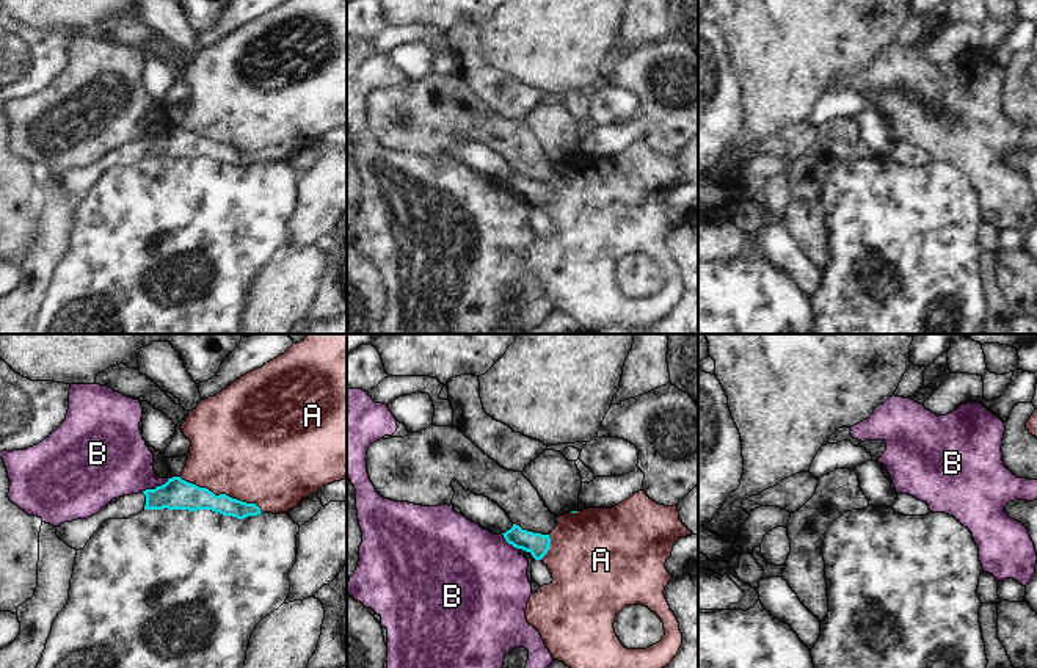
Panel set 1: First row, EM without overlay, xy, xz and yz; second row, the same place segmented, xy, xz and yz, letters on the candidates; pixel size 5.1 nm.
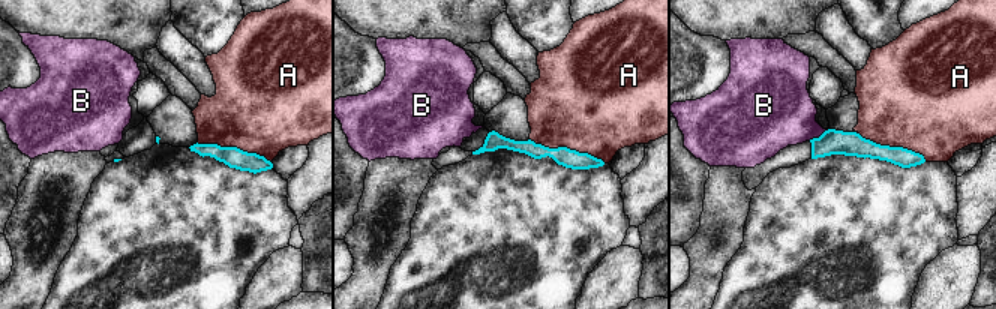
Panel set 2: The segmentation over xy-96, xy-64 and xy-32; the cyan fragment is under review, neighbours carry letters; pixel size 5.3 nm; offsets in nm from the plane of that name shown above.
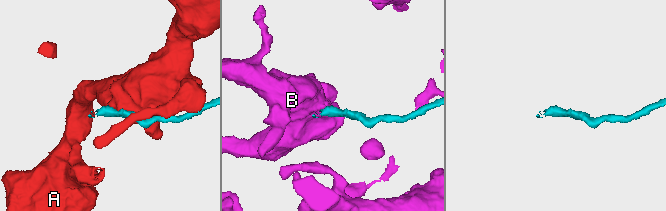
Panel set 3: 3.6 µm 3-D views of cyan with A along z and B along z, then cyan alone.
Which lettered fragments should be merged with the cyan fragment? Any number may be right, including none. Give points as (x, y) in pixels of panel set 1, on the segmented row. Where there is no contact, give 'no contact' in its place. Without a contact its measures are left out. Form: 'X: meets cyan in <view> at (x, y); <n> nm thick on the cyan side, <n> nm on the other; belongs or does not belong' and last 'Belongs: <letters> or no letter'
A: meets cyan in xy at (221, 494); 160 nm thick on the cyan side, 480 nm on the other; does not belong
B: meets cyan in xy at (156, 488); 160 nm thick on the cyan side, 360 nm on the other; does not belong
Belongs: no letter

